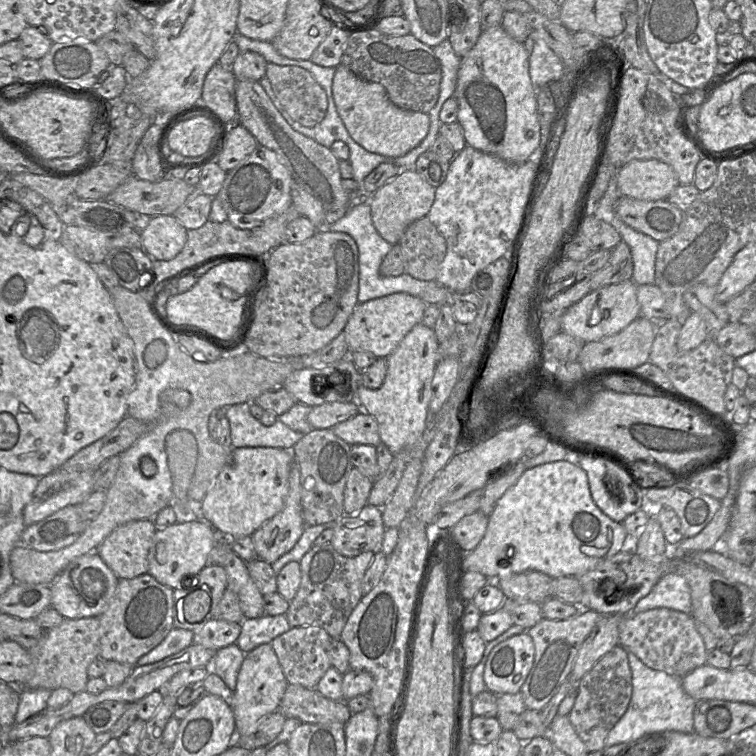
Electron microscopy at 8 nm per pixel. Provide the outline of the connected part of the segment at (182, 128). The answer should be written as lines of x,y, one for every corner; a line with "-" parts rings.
196,116
172,127
166,137
166,146
184,157
199,157
208,150
215,133
216,127
211,120

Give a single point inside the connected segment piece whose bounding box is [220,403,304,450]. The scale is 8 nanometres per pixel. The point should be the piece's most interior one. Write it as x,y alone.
246,431

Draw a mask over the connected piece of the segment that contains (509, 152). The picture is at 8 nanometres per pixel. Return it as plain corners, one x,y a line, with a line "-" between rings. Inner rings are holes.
501,25
483,30
475,46
461,58
461,65
458,71
456,90
454,94
459,106
457,122
460,123
464,130
464,137
467,145
482,152
495,155
509,163
514,164
521,164
526,162
540,146
540,124
538,118
537,89
532,84
530,78
529,57
530,55
526,51
524,43
518,42
509,36

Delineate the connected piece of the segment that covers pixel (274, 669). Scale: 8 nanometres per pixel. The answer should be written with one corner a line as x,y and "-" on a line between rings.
271,644
259,645
246,653
233,692
235,735
252,733
260,719
277,711
287,686
288,682

